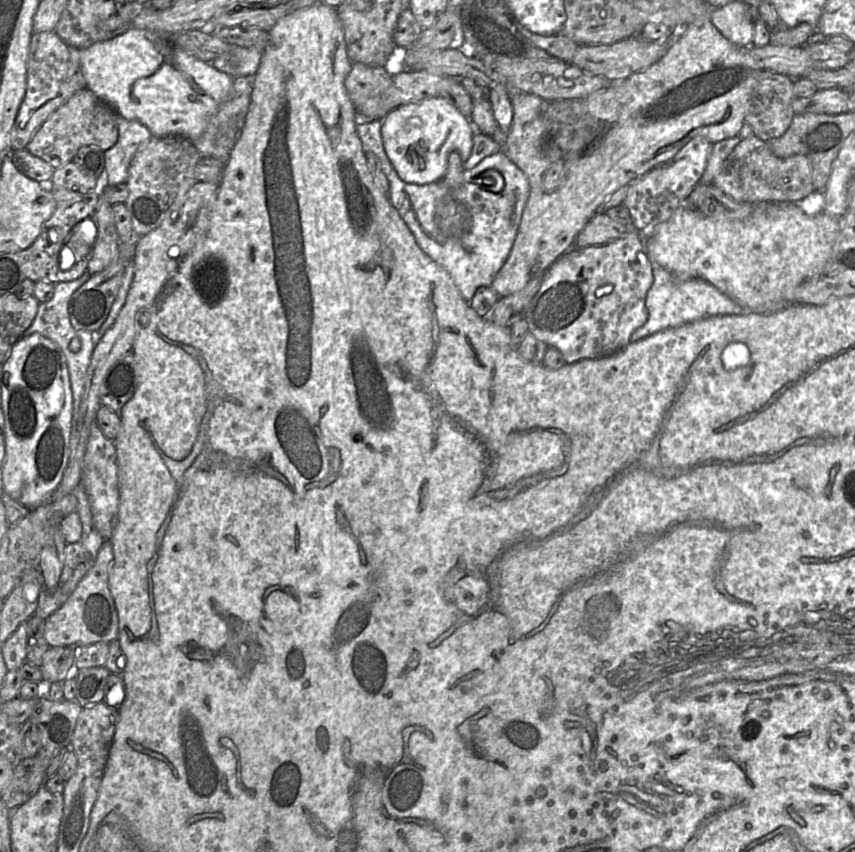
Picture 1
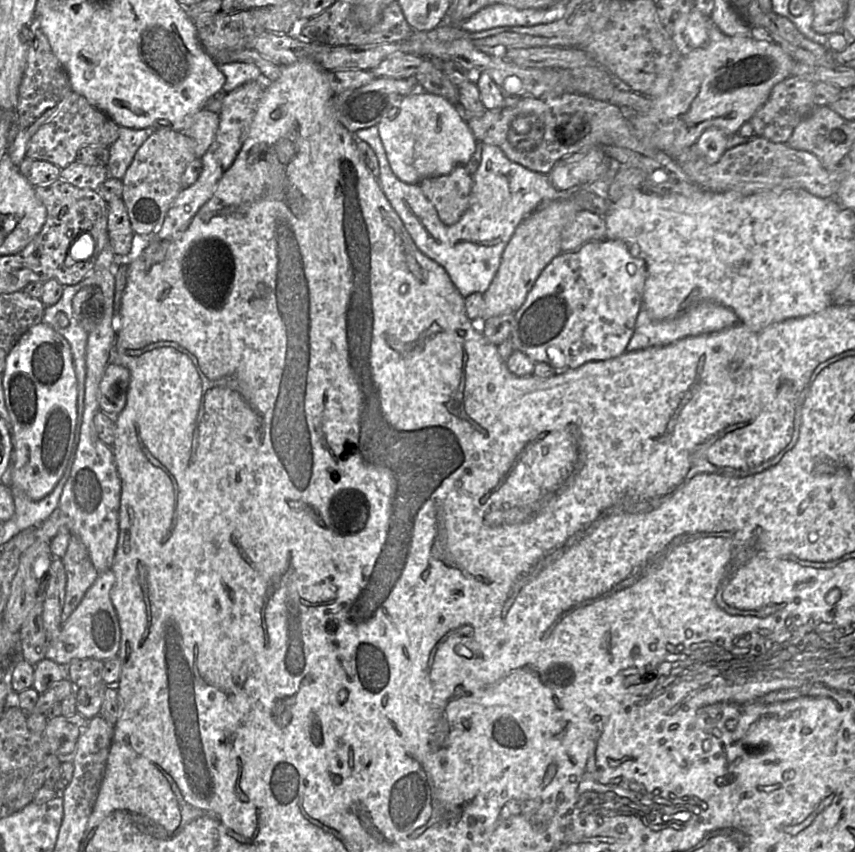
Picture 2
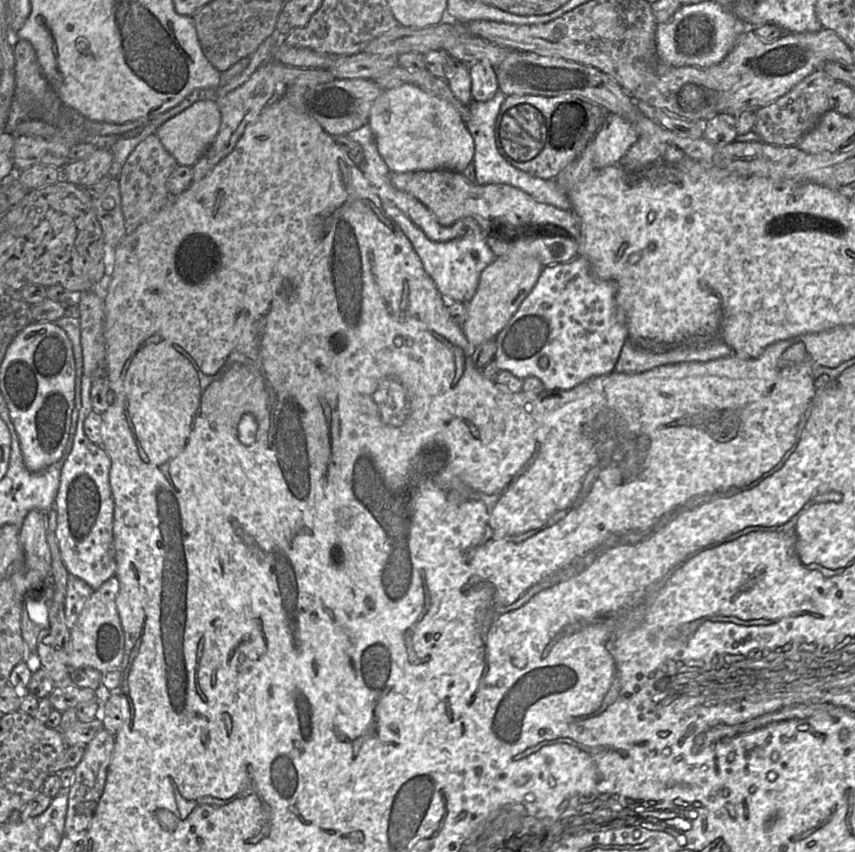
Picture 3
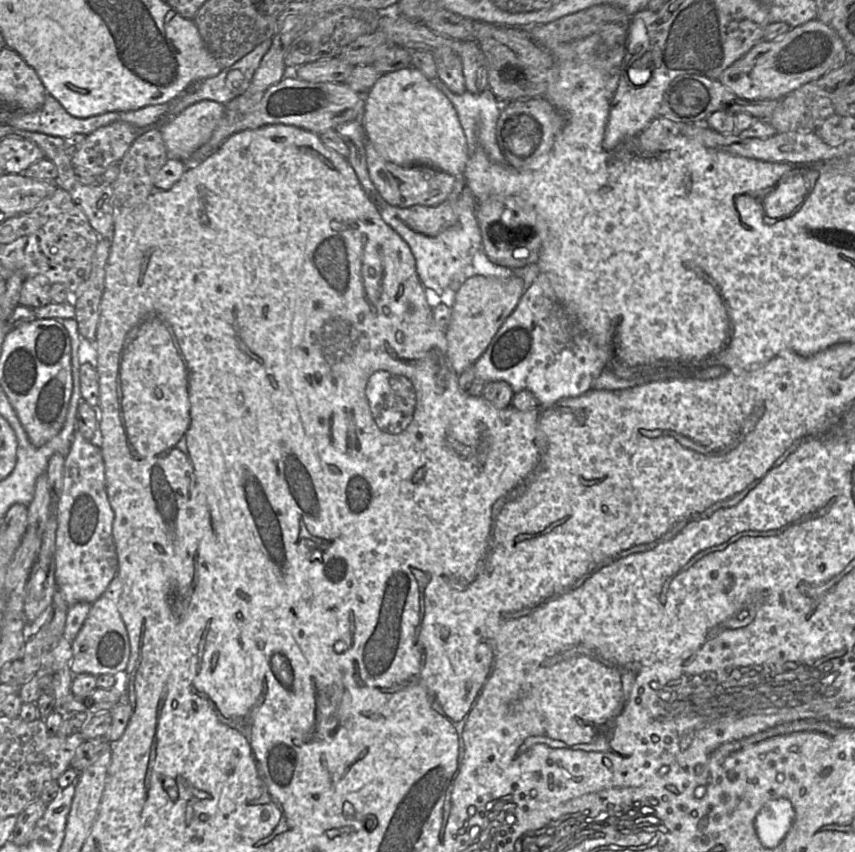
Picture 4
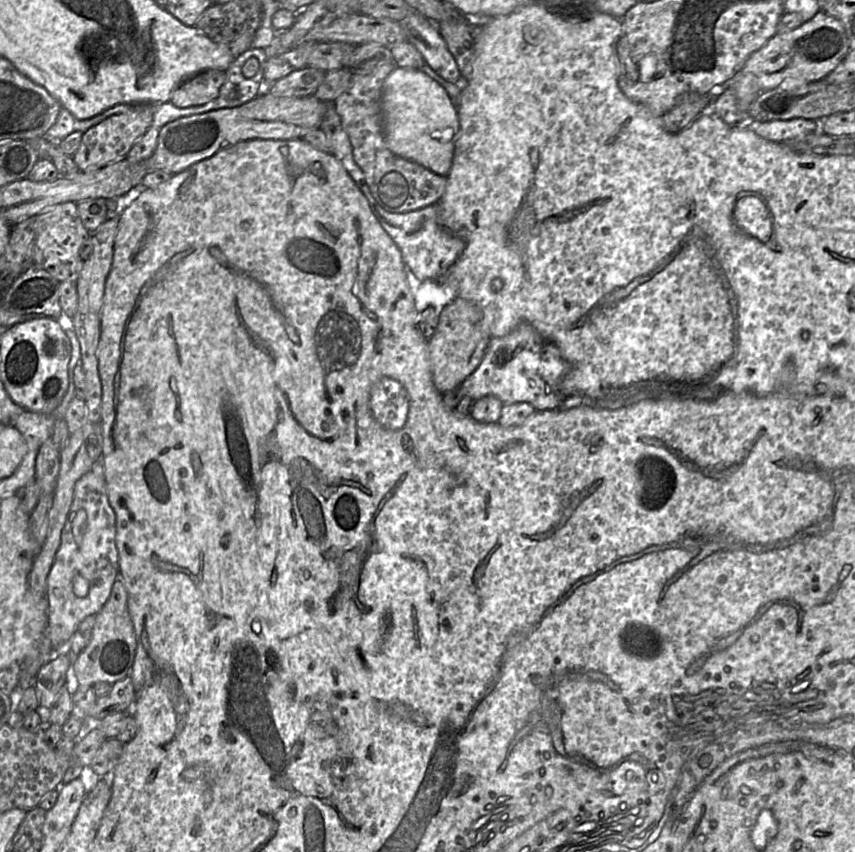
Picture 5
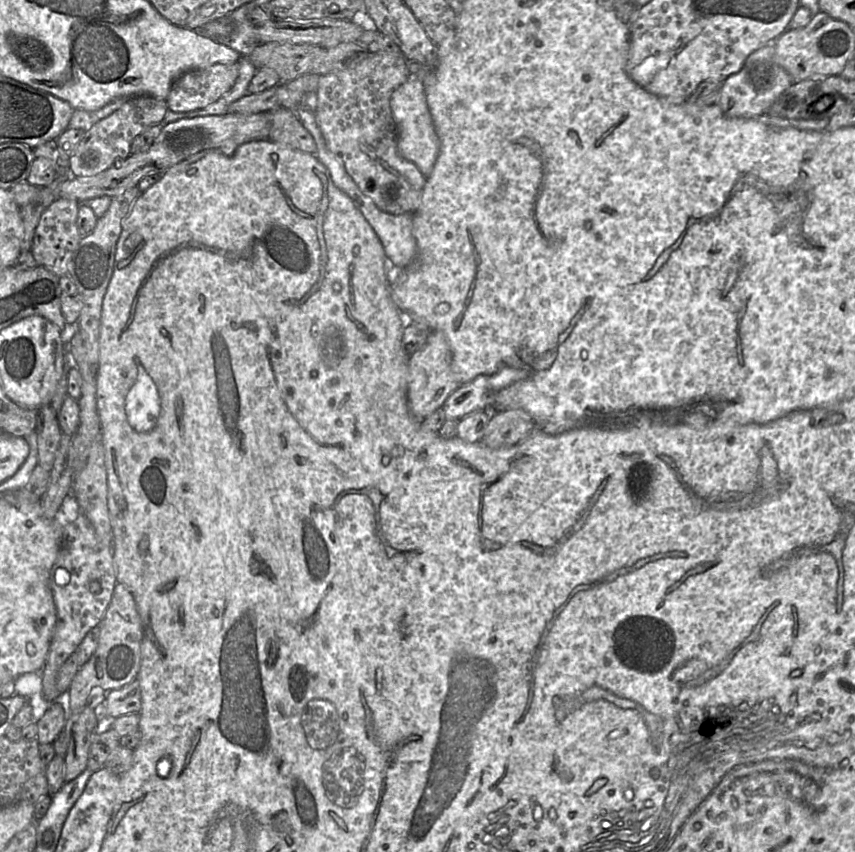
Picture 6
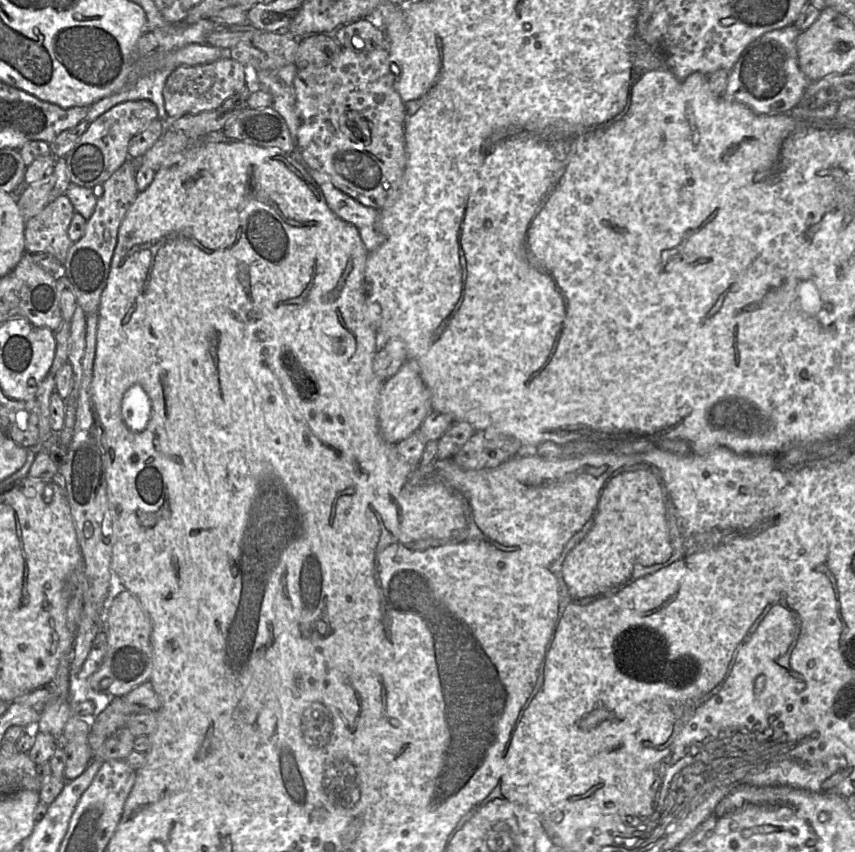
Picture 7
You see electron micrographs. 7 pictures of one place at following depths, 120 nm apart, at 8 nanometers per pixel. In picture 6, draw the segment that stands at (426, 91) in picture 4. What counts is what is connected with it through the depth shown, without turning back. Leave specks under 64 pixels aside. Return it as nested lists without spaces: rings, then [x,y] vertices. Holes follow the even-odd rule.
[[[410,73],[407,81],[391,95],[390,106],[397,132],[399,154],[416,165],[428,177],[439,154],[439,138],[426,102],[425,87],[419,75]]]

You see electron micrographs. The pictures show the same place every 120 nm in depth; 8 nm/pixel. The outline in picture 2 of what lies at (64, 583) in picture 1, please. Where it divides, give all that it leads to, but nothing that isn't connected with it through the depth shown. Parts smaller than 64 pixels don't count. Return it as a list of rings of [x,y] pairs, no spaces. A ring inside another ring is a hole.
[[[71,535],[65,555],[61,559],[66,572],[66,592],[62,611],[64,622],[95,582],[98,572],[85,545],[76,535]]]

